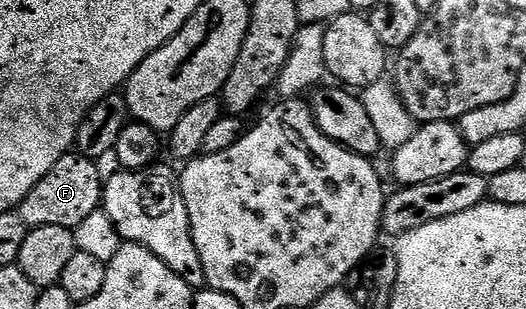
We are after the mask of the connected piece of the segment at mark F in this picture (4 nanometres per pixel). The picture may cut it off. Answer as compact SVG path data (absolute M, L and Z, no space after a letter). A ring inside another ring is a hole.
M70 151L64 153L31 187L29 194L21 200L19 212L26 227L34 225L55 225L64 229L76 229L87 214L102 208L103 205L103 176L97 170L98 162L91 157L82 157L80 152Z

